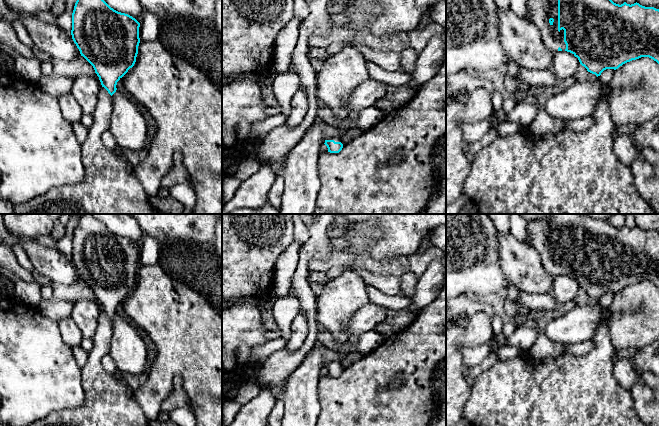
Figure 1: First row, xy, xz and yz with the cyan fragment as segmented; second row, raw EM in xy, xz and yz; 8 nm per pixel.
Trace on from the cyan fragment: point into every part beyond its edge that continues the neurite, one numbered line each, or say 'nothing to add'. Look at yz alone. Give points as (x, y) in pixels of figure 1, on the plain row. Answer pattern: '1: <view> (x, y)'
1: yz (542, 232)

